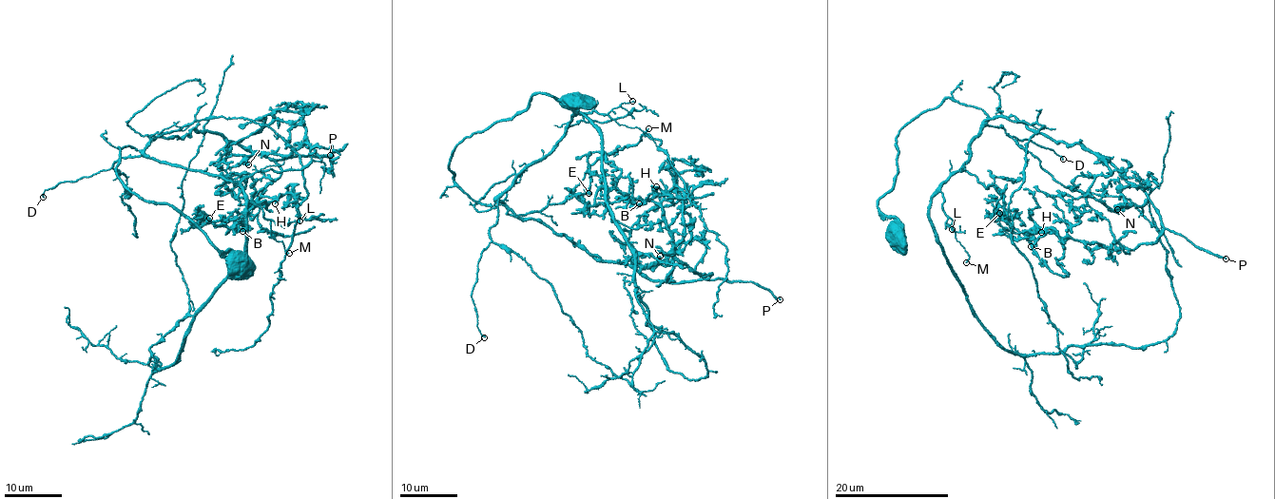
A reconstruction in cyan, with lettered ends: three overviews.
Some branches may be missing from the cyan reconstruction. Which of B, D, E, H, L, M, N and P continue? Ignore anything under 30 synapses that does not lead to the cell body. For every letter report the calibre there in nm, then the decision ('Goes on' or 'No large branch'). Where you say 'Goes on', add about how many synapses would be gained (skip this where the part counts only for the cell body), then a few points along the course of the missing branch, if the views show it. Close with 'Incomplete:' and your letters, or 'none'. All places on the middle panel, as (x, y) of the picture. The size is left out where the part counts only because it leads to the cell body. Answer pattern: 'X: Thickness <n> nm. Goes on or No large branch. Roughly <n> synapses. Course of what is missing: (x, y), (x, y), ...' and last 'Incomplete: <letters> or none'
B: Thickness 280 nm. No large branch
D: Thickness 130 nm. No large branch
E: Thickness 130 nm. No large branch
H: Thickness 190 nm. No large branch
L: Thickness 120 nm. No large branch
M: Thickness 120 nm. No large branch
N: Thickness 190 nm. No large branch
P: Thickness 110 nm. Goes on. Roughly 120 synapses
Incomplete: P

